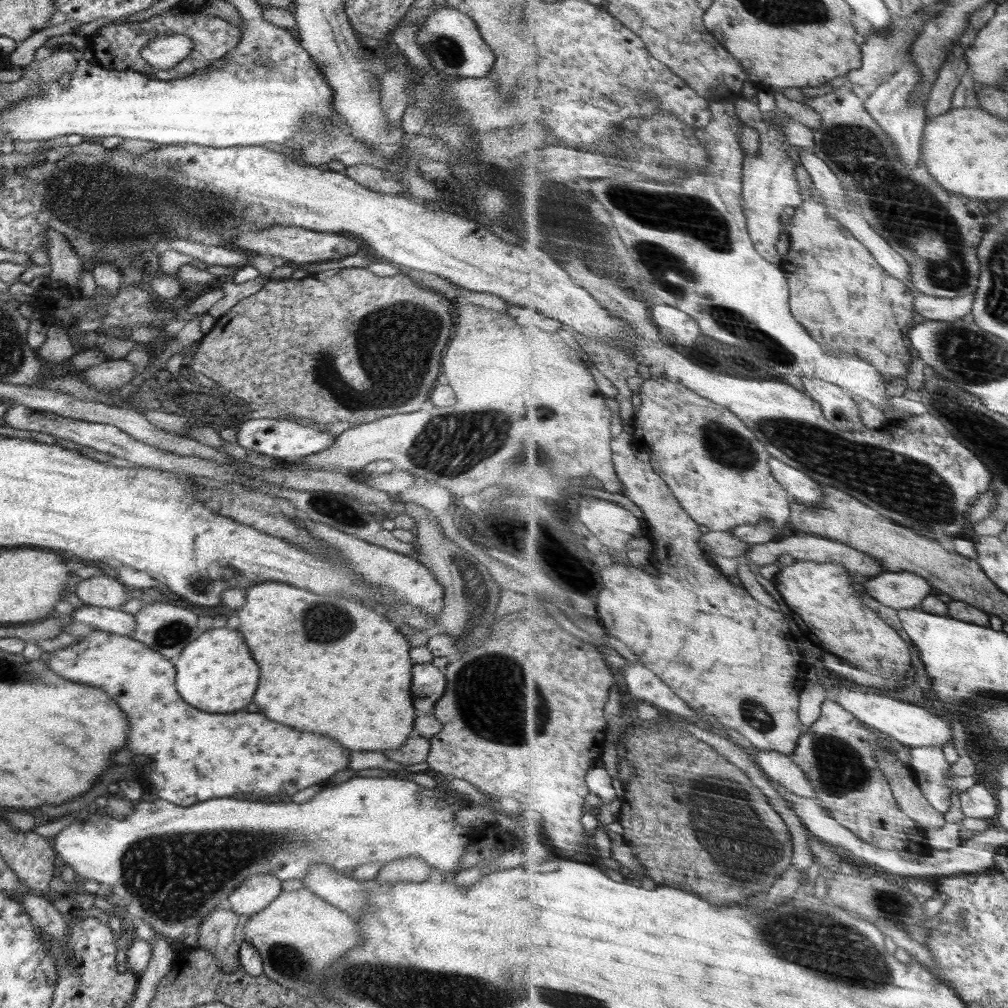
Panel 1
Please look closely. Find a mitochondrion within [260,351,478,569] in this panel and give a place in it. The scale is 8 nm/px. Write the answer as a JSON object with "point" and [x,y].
{"point":[342,510]}

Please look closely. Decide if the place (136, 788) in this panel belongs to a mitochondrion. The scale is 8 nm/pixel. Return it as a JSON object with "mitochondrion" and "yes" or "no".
{"mitochondrion":"no"}

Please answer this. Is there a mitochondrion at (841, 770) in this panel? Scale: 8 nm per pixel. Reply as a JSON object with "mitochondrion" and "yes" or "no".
{"mitochondrion":"yes"}

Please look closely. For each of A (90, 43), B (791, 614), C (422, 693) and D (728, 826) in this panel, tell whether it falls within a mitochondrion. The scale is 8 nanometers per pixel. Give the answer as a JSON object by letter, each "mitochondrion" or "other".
{"A":"other","B":"other","C":"mitochondrion","D":"mitochondrion"}

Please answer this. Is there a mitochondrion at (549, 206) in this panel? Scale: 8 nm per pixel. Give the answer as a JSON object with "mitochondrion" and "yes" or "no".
{"mitochondrion":"yes"}

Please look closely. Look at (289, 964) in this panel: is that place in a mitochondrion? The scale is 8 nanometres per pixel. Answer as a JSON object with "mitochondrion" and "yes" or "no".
{"mitochondrion":"yes"}

